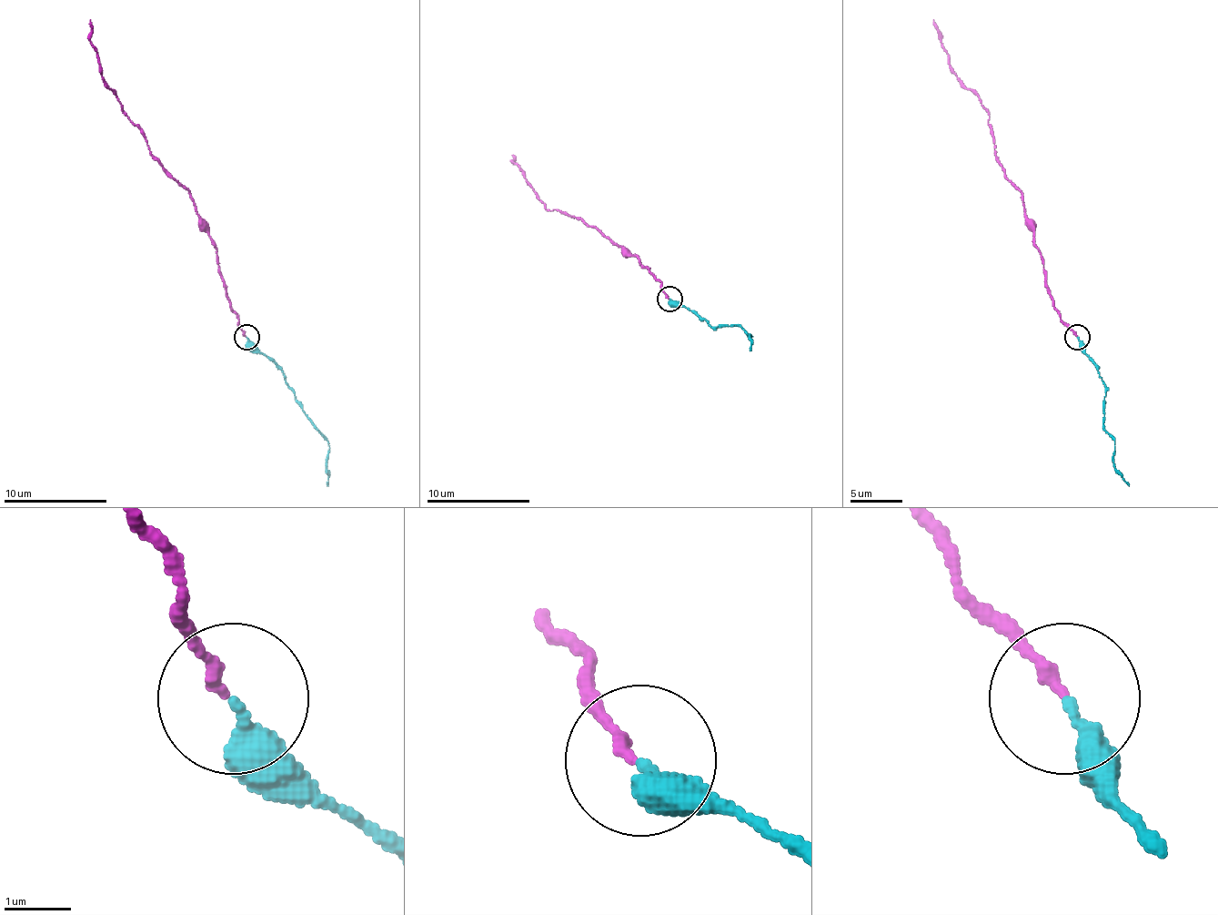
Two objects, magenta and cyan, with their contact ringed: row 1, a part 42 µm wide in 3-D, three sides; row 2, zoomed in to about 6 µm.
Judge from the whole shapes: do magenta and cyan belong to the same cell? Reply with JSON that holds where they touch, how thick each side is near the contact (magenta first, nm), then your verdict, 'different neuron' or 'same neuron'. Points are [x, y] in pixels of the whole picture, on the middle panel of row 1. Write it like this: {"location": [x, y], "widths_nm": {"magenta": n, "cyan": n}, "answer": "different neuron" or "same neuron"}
{"location": [669, 299], "widths_nm": {"magenta": 160, "cyan": 300}, "answer": "same neuron"}

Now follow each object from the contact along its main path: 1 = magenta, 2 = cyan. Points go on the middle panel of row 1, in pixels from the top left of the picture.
1: (668, 299), (655, 276), (621, 245), (613, 245), (595, 227), (557, 208), (551, 211), (512, 154)
2: (670, 299), (706, 320), (714, 328), (739, 325), (750, 336), (750, 351)

